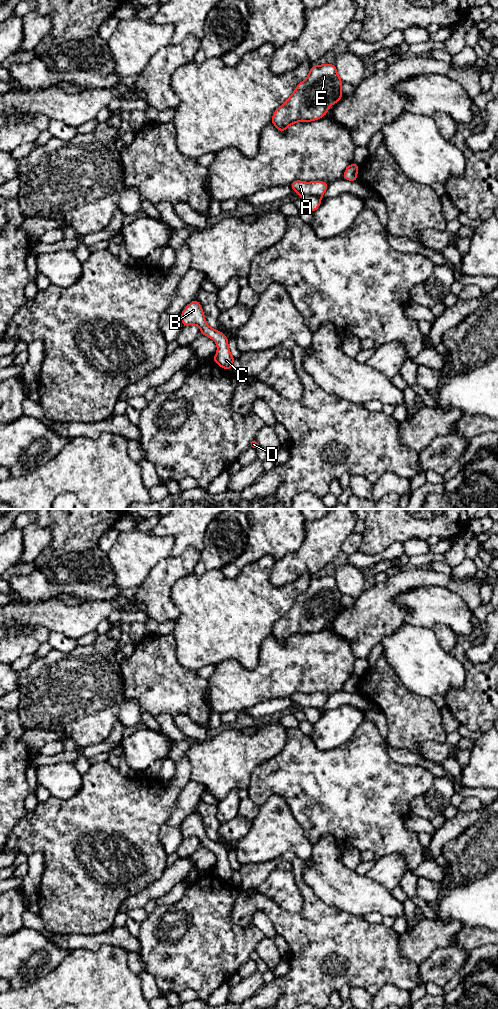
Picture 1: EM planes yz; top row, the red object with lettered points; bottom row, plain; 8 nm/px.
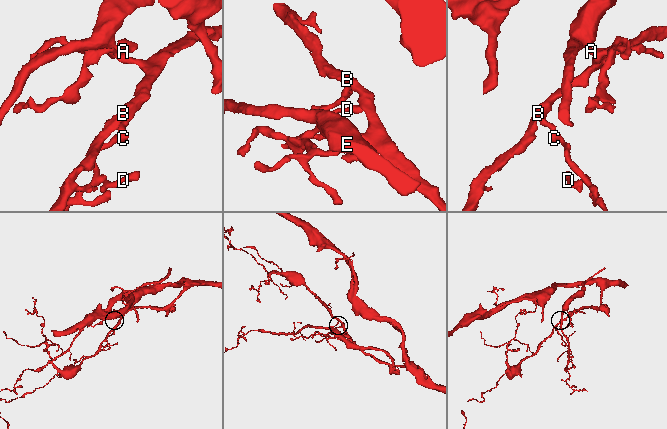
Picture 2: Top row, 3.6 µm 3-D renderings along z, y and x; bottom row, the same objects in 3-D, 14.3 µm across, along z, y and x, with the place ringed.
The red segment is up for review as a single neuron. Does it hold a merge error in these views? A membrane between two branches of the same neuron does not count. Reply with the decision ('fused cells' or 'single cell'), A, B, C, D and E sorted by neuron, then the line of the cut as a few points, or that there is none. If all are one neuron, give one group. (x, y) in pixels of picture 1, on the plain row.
fused cells; A E / B C D; cut in yz along (321, 708), (304, 707), (302, 709)

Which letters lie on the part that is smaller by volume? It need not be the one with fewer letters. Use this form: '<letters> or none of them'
A, E

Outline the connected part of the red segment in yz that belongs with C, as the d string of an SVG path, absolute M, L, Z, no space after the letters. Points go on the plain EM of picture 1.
M192 812L191 815L184 820L181 824L181 831L183 839L197 837L202 847L211 850L217 856L217 865L212 872L221 880L231 882L235 870L231 867L228 859L229 850L221 843L217 843L207 836L202 819L197 812Z

